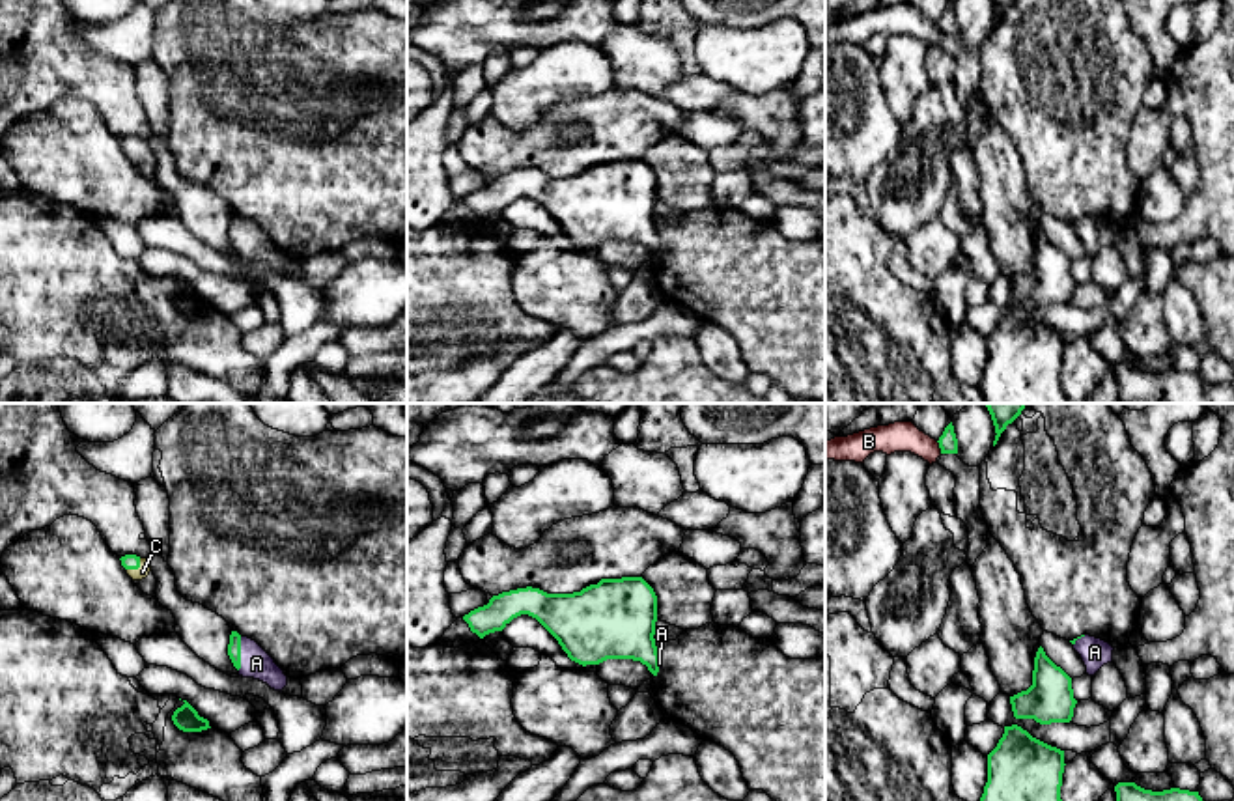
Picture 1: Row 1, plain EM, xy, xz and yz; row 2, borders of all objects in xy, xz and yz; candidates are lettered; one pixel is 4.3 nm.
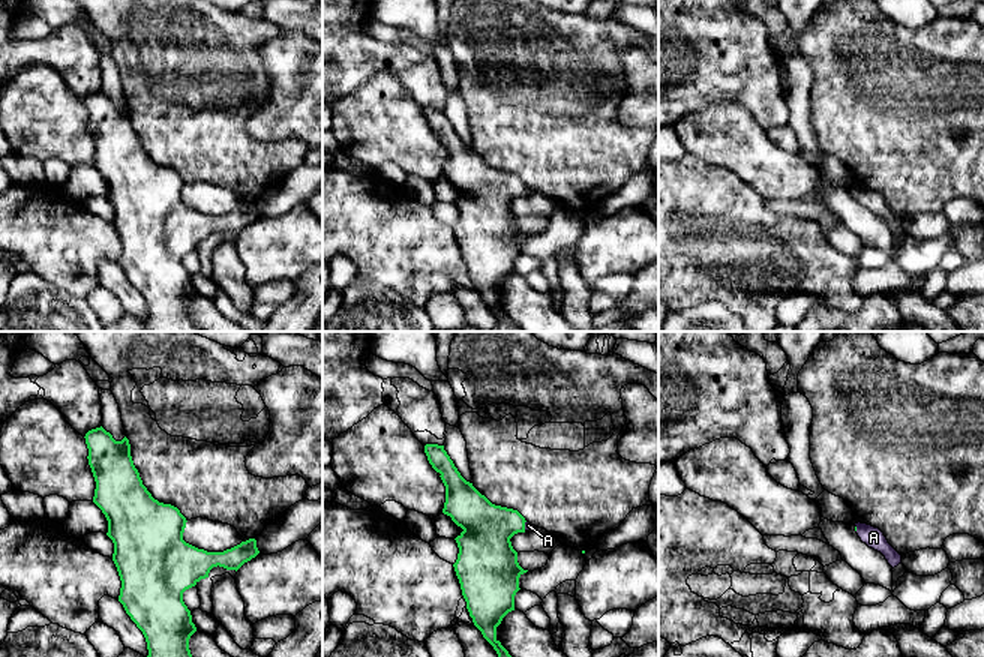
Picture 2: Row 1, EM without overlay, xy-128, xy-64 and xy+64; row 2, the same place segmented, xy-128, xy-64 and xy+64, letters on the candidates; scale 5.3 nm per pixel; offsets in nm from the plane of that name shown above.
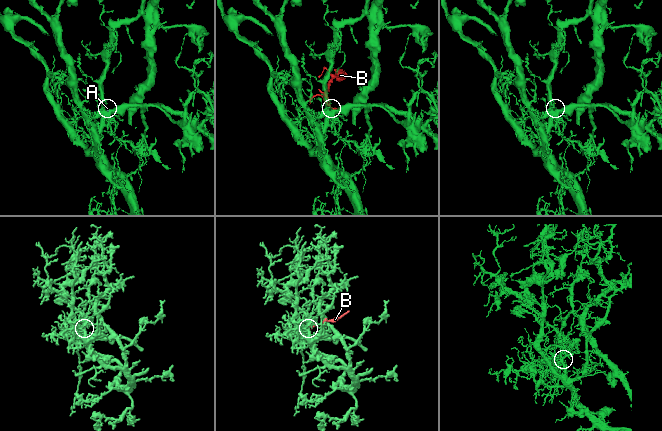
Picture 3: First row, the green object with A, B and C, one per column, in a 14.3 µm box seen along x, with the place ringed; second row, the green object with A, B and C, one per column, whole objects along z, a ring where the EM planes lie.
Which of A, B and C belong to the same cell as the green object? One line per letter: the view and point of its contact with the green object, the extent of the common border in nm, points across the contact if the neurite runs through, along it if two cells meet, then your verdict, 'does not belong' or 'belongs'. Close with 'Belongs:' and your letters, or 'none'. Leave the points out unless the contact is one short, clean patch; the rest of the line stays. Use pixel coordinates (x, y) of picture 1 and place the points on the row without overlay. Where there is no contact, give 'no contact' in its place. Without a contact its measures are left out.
A: xy (239, 236) | 140 nm | belongs
B: yz (939, 28) | 60 nm | along yz (936, 23), (941, 34) | does not belong
C: xy (135, 150) | 90 nm | across xy (129, 142), (135, 150), (142, 154) | belongs
Belongs: A, C

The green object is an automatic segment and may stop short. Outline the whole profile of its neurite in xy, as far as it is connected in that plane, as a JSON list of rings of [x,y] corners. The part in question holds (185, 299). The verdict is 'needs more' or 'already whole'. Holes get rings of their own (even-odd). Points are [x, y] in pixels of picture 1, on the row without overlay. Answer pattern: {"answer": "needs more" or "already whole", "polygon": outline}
{"answer": "already whole", "polygon": [[[187,284],[172,297],[174,306],[183,314],[202,314],[211,310],[209,302],[200,299],[198,293]]]}

